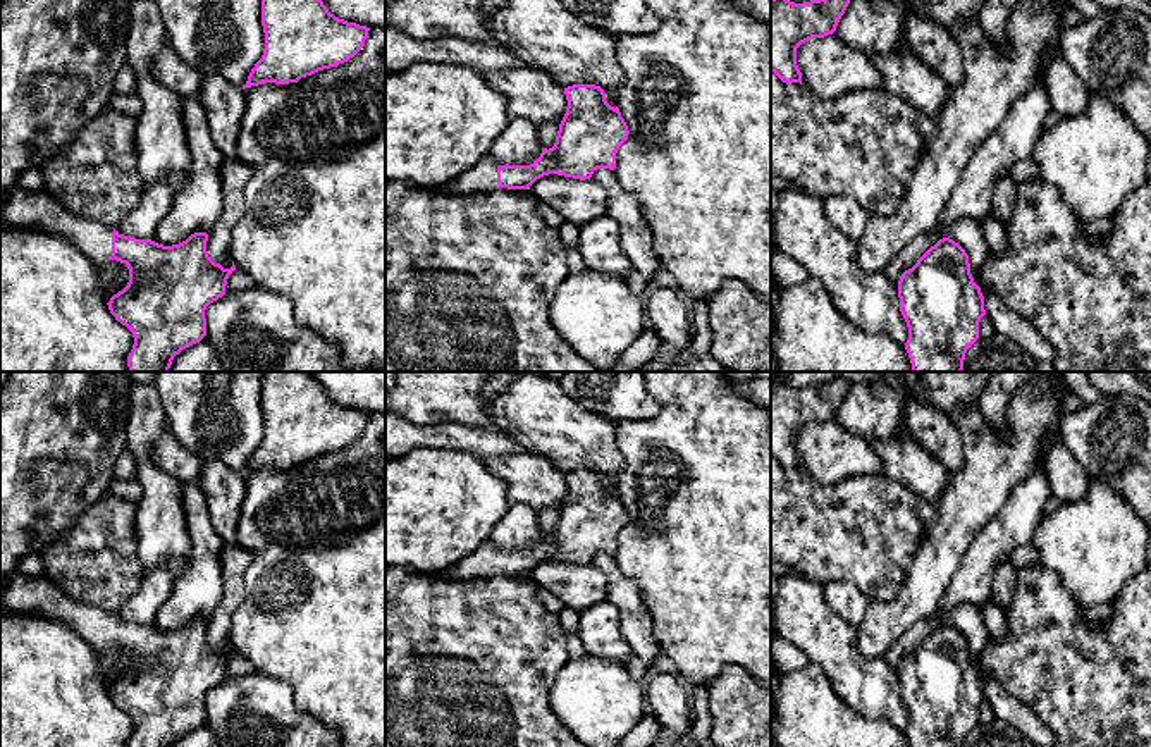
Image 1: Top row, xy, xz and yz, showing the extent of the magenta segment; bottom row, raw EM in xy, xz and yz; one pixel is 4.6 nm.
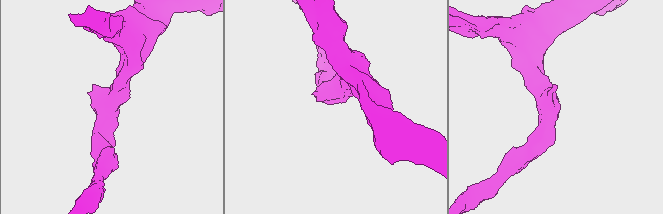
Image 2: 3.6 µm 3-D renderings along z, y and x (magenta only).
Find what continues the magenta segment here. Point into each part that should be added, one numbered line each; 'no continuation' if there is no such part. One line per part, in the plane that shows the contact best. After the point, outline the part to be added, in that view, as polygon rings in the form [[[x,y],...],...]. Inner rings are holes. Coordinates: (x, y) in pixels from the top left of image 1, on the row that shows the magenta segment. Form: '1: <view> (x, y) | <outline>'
1: xy (23, 209) | [[[15,184],[2,210],[2,222],[62,234],[96,267],[112,256],[114,227],[72,213],[45,189],[26,191]]]

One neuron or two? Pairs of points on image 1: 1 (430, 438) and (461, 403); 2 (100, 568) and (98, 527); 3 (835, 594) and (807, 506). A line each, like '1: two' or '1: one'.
1: two
2: one
3: two

